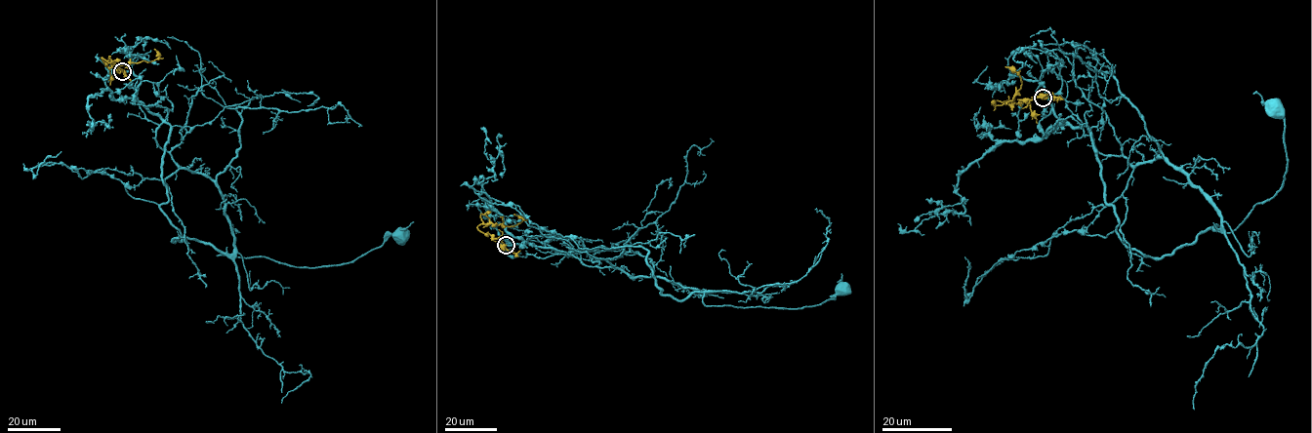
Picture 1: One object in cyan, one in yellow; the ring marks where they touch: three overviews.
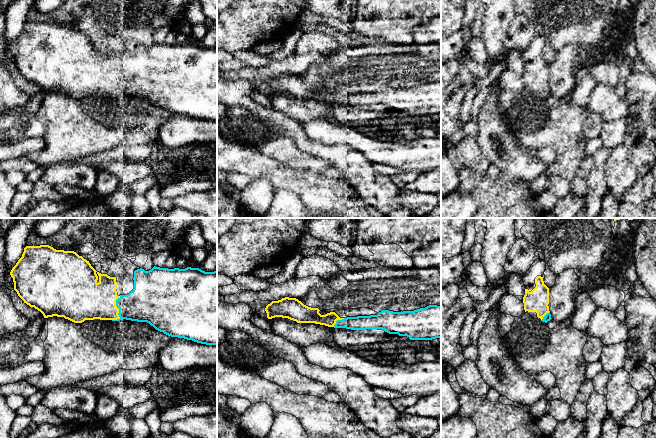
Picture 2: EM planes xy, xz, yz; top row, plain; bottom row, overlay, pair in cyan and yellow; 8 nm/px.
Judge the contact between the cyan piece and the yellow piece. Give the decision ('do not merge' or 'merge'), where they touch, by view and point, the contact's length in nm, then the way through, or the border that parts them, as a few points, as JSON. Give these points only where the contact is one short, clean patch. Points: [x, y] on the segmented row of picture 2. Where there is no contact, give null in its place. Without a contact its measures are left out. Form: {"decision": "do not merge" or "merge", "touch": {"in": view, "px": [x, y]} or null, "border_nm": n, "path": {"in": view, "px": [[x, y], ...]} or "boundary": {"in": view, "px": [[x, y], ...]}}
{"decision": "merge", "touch": {"in": "xy", "px": [119, 310]}, "border_nm": 220}

